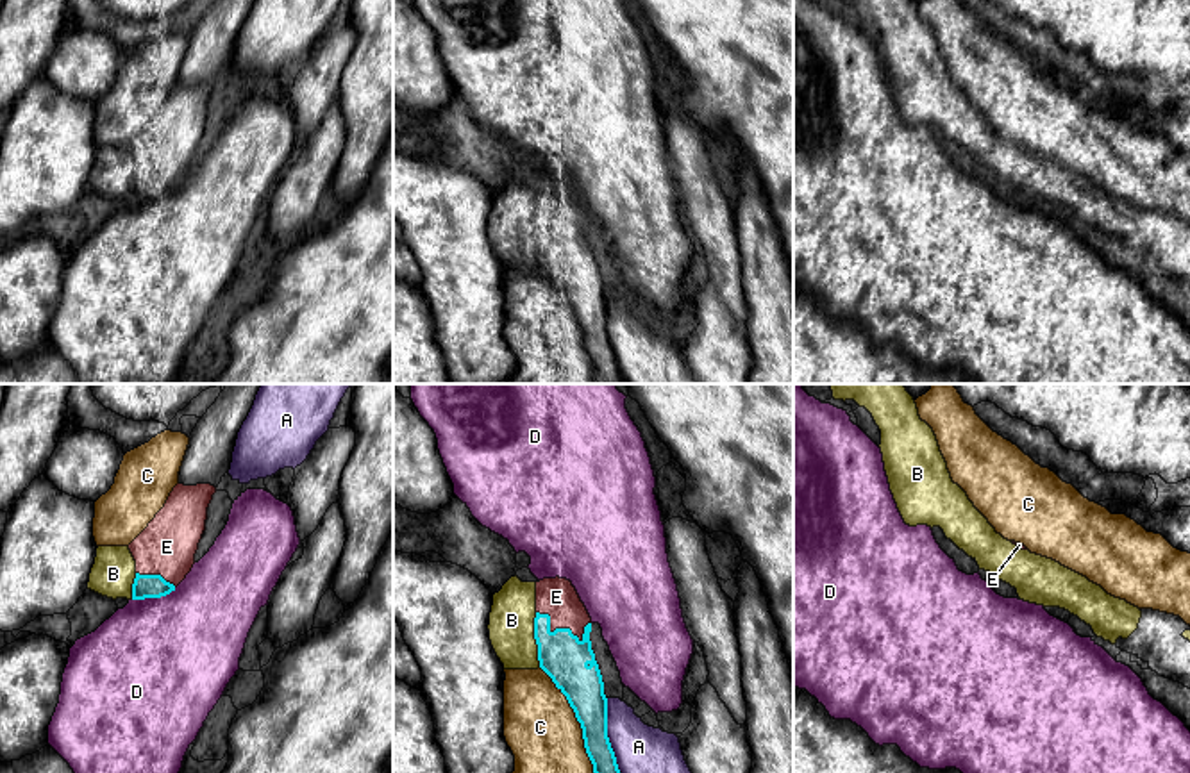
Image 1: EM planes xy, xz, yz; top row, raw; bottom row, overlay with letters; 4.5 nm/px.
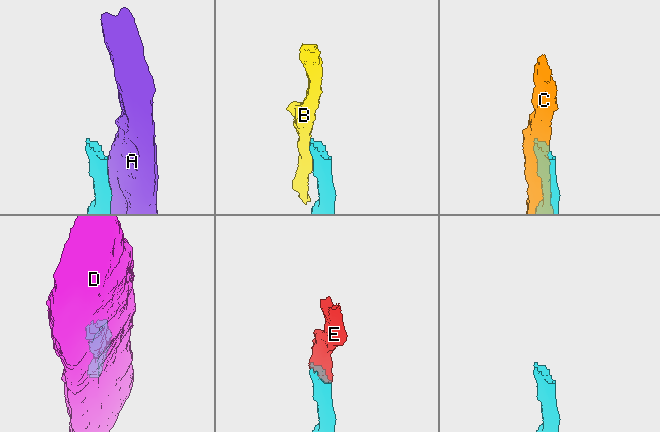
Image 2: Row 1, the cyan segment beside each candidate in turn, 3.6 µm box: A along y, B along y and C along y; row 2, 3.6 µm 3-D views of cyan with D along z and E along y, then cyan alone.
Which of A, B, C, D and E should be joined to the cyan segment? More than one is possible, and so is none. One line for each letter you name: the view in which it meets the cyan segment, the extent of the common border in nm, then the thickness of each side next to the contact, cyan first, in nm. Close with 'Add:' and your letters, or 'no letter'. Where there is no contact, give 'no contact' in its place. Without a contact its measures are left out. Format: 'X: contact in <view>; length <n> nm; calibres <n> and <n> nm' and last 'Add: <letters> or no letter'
E: contact in xz; length 260 nm; calibres 220 and 180 nm
Add: E

